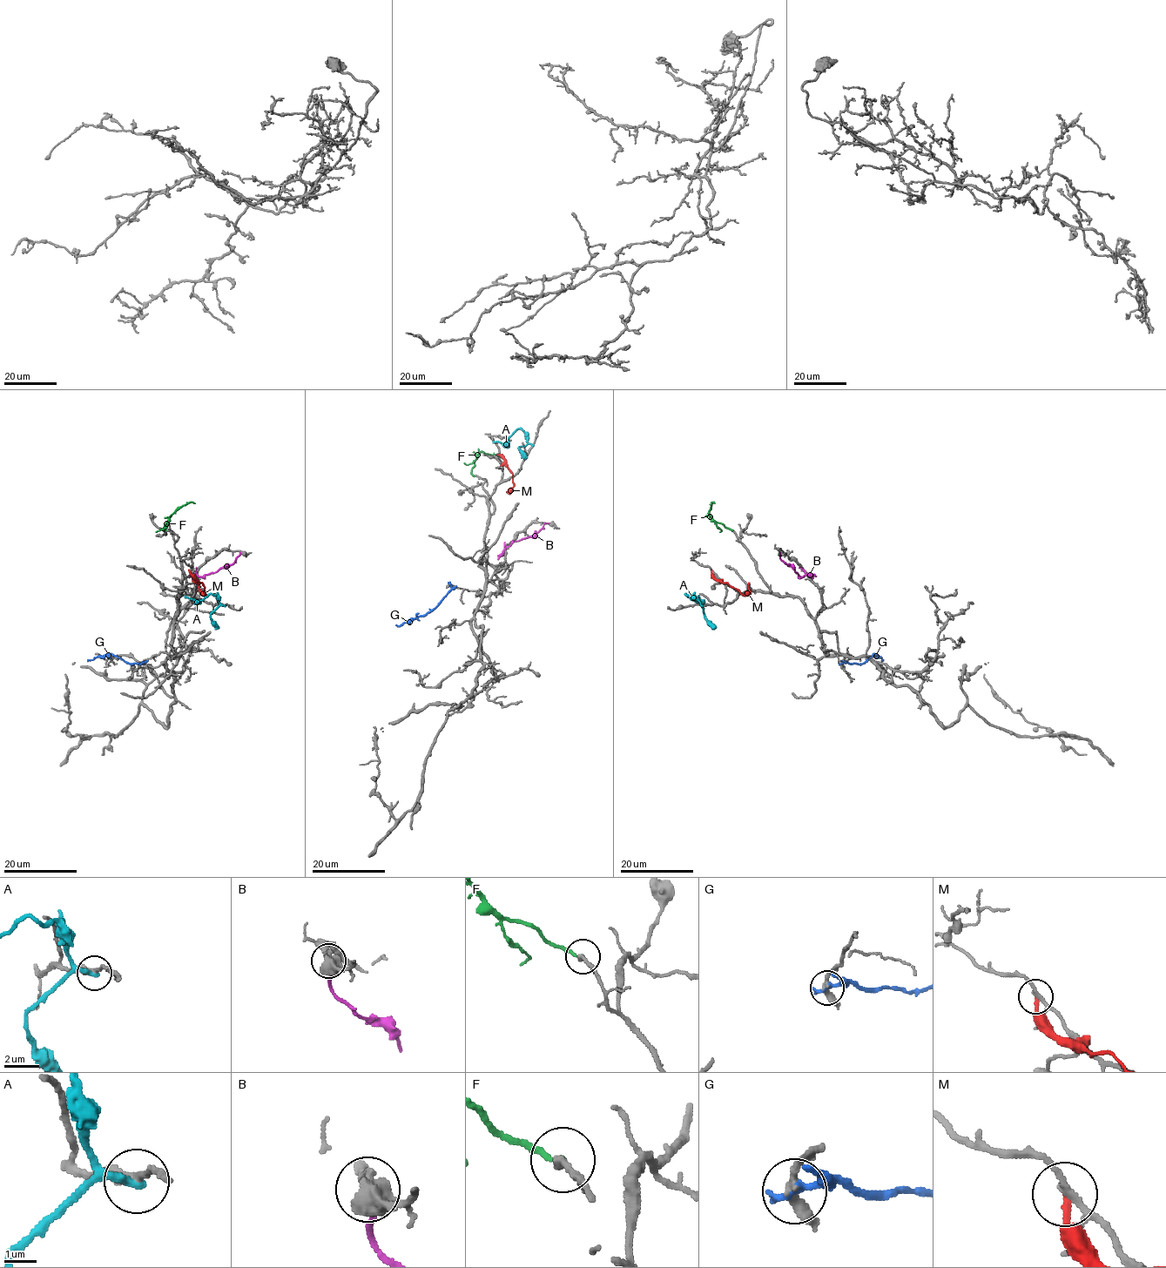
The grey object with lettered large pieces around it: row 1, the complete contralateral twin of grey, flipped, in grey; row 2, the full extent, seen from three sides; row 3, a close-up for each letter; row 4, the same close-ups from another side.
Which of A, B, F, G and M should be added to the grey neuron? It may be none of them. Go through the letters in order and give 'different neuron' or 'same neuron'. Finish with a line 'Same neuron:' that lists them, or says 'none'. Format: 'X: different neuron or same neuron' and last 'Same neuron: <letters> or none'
A: different neuron
B: different neuron
F: same neuron
G: different neuron
M: different neuron
Same neuron: F

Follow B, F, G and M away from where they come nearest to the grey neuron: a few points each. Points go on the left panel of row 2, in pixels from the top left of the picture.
B: (240, 552), (232, 564), (215, 572), (202, 576), (190, 576)
F: (165, 530), (163, 527), (172, 514), (184, 505), (195, 503)
G: (142, 664), (128, 664), (116, 655), (109, 654), (87, 660)
M: (189, 570), (204, 586), (205, 595), (198, 583)

